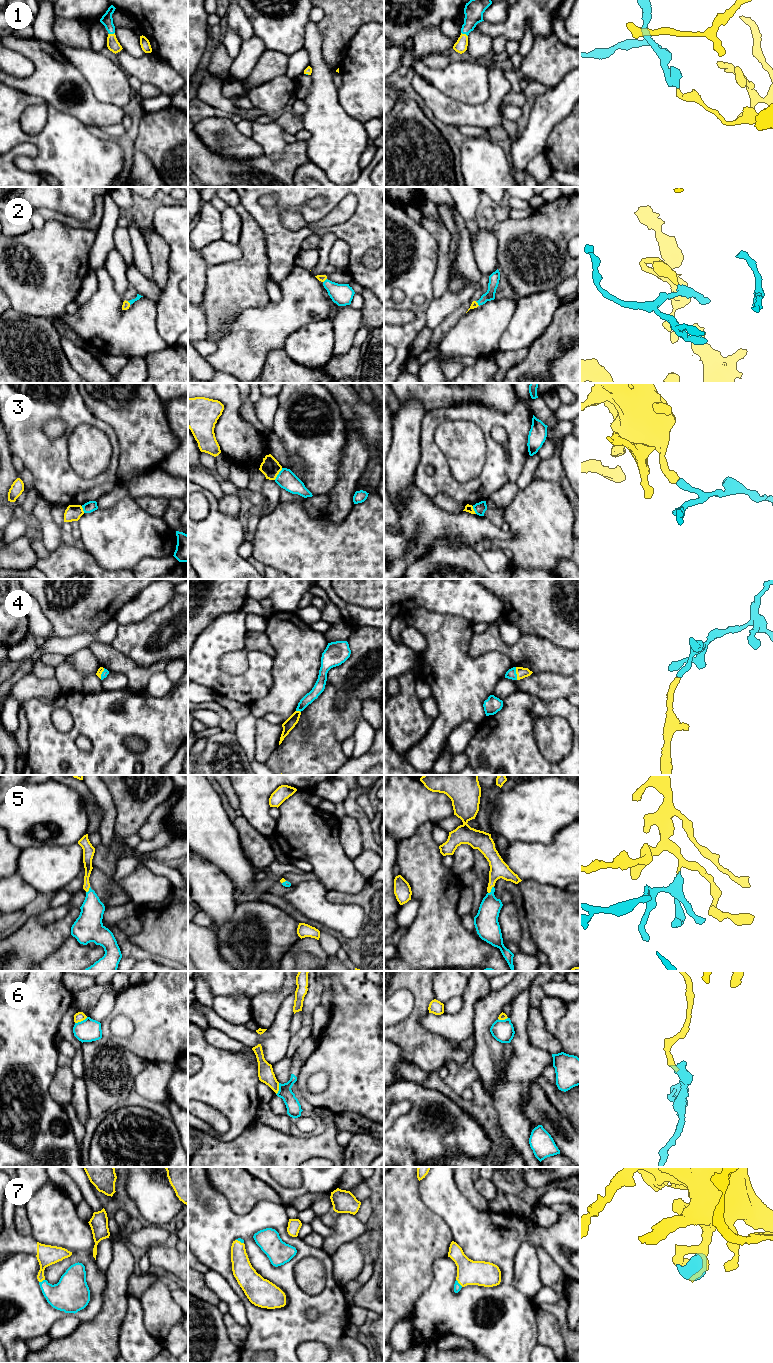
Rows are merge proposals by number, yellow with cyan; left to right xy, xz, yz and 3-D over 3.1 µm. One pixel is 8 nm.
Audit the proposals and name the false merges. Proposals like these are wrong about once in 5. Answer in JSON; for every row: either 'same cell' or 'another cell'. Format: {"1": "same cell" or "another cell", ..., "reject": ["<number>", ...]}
{"1": "same cell", "2": "same cell", "3": "another cell", "4": "same cell", "5": "same cell", "6": "another cell", "7": "same cell", "reject": ["3", "6"]}

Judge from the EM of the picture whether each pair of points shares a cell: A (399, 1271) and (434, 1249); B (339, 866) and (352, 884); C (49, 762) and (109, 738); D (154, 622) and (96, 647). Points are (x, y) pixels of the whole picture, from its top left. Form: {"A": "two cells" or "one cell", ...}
{"A": "one cell", "B": "one cell", "C": "one cell", "D": "two cells"}

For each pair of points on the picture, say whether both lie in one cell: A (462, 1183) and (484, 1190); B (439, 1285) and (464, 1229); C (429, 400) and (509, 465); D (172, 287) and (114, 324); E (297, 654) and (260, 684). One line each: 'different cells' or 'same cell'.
A: different cells
B: same cell
C: different cells
D: different cells
E: different cells

